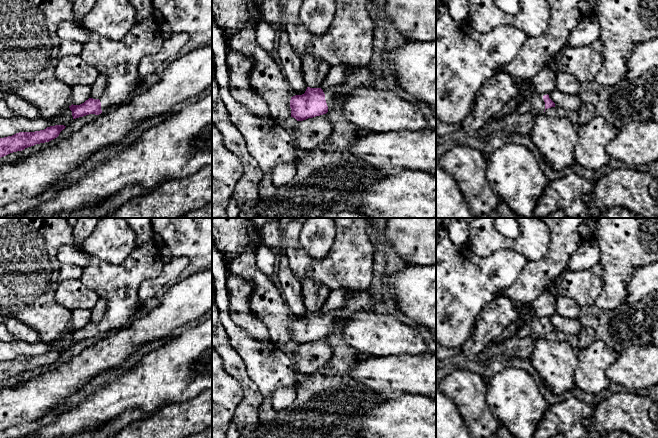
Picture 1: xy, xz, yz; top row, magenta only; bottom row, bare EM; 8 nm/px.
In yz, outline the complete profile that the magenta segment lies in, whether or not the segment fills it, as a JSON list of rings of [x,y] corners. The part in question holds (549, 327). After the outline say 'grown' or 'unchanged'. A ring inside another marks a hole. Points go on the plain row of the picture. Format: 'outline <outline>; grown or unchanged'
outline [[[537,218],[543,221],[549,228],[551,240],[548,252],[544,257],[528,262],[519,273],[516,281],[508,288],[497,293],[497,297],[506,296],[510,298],[518,308],[519,316],[525,321],[535,337],[544,337],[548,332],[555,331],[555,327],[549,319],[540,319],[530,313],[530,306],[545,291],[546,287],[563,272],[569,263],[571,255],[581,242],[578,232],[579,226],[585,218]]]; grown

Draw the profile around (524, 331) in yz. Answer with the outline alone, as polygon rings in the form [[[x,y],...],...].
[[[523,325],[522,327],[518,328],[515,333],[515,336],[519,338],[526,338],[531,335],[531,329],[527,325]]]

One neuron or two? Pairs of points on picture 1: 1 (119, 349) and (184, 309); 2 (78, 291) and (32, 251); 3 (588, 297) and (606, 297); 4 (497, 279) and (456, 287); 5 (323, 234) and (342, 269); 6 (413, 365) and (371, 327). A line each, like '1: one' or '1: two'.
1: one
2: two
3: two
4: one
5: two
6: two

